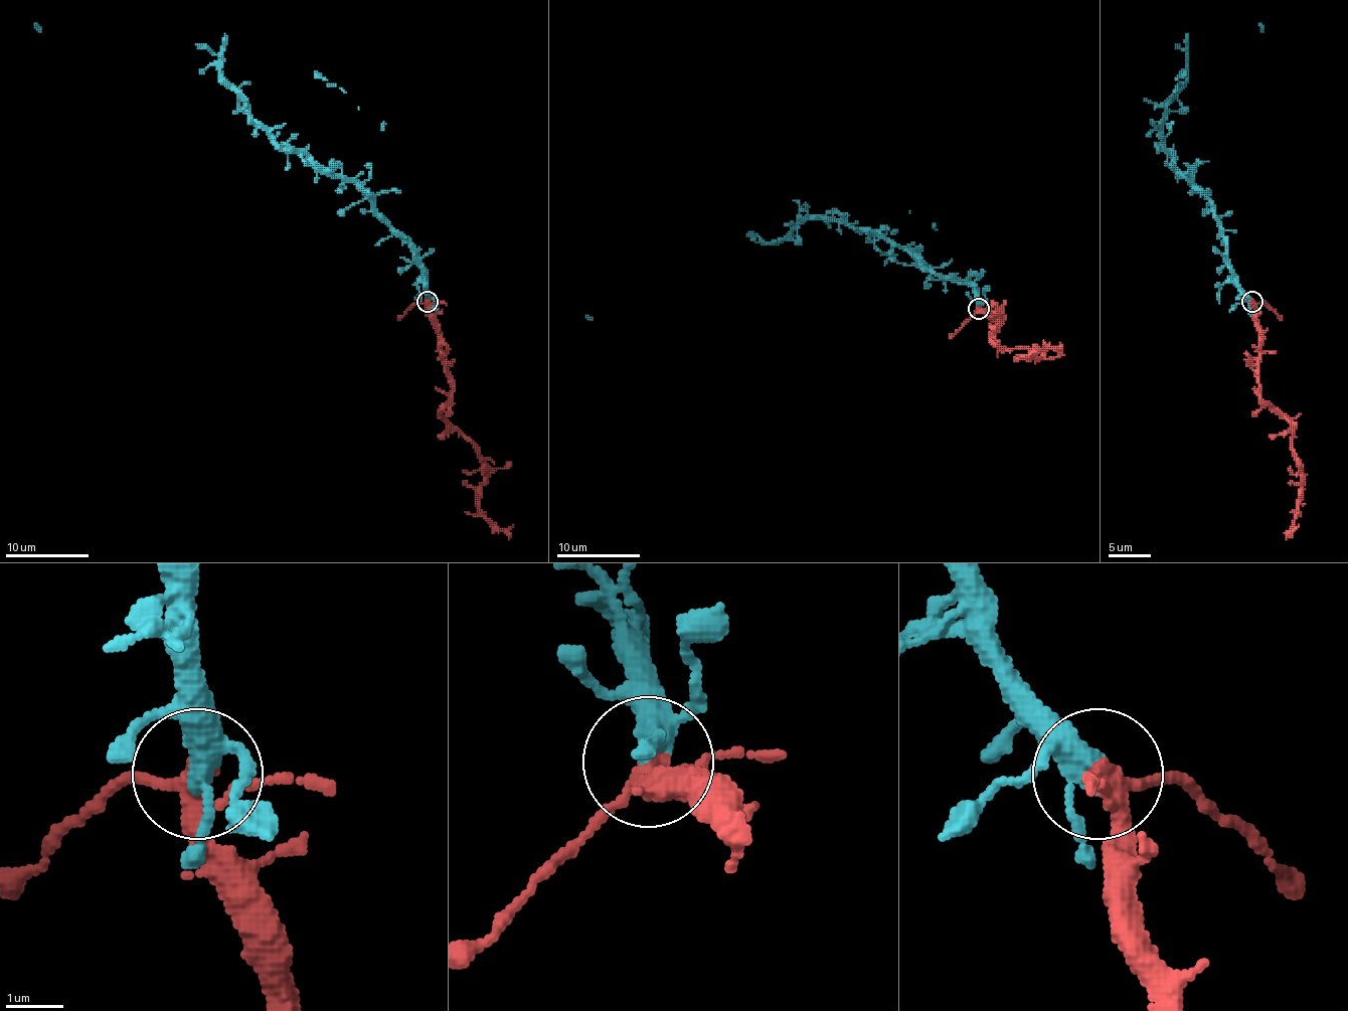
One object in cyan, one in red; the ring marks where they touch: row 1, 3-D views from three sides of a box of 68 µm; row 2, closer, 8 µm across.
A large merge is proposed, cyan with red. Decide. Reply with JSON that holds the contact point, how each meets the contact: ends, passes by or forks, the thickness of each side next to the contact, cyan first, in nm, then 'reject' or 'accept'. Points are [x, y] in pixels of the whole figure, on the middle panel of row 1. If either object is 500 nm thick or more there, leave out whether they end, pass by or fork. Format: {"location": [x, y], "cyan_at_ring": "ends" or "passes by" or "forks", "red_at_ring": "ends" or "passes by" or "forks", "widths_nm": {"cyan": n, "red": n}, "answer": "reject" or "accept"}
{"location": [978, 309], "cyan_at_ring": "forks", "red_at_ring": "forks", "widths_nm": {"cyan": 280, "red": 280}, "answer": "accept"}

